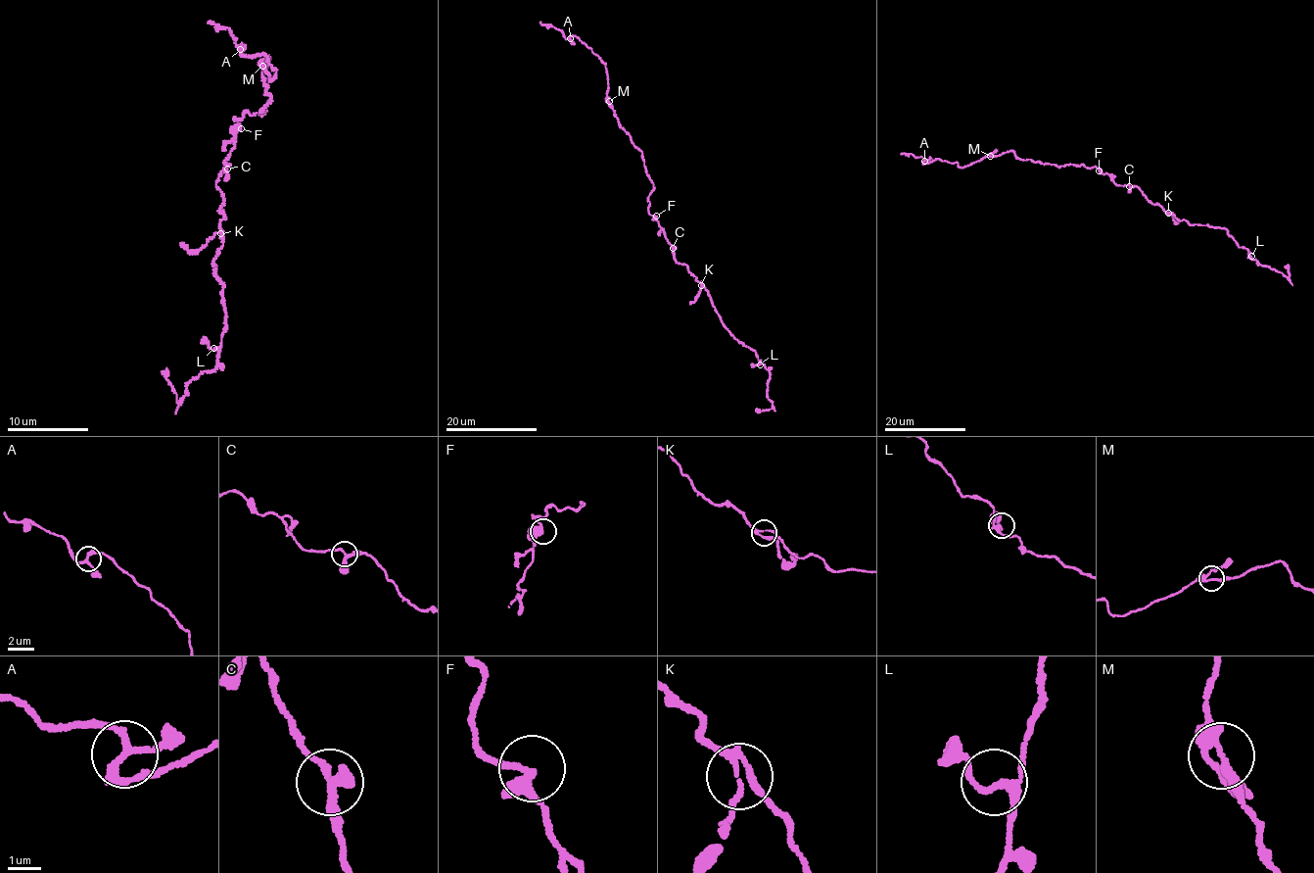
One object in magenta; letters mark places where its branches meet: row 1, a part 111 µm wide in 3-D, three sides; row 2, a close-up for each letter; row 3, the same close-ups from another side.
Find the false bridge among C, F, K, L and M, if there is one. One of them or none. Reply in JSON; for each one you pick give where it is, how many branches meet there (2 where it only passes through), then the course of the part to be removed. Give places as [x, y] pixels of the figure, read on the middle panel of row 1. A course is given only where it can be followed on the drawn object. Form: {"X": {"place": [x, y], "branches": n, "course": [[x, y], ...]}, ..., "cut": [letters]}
{"cut": []}

